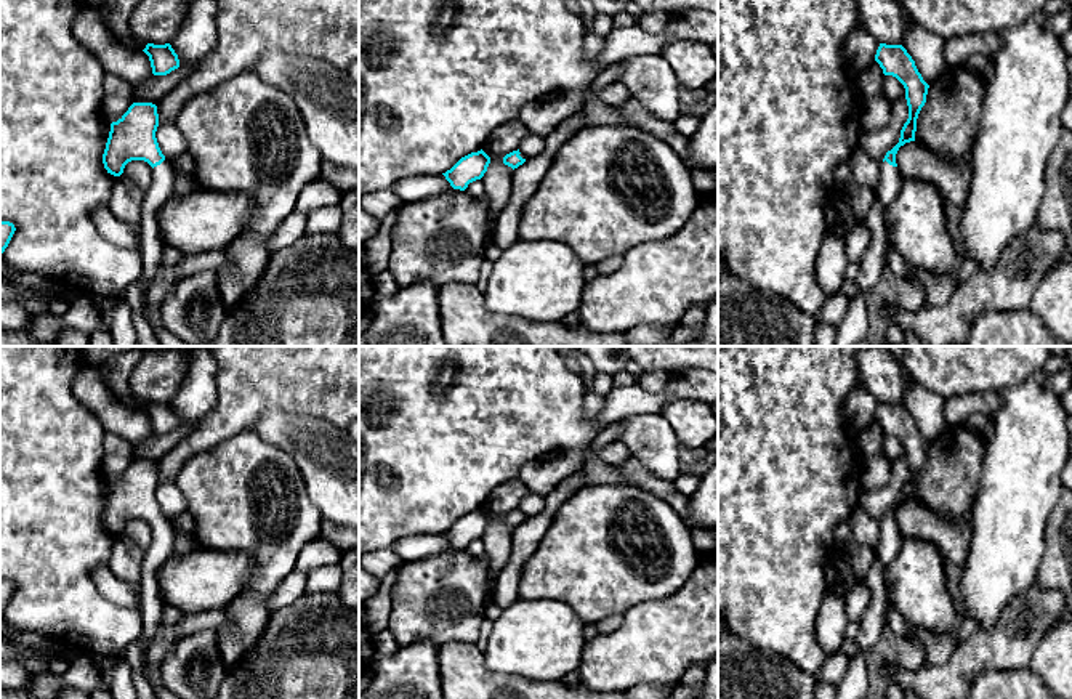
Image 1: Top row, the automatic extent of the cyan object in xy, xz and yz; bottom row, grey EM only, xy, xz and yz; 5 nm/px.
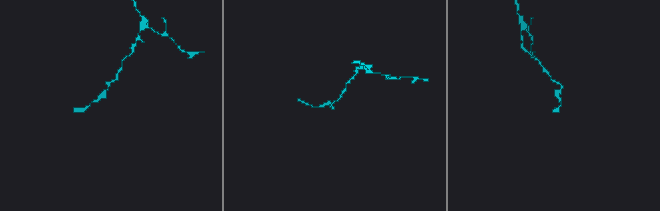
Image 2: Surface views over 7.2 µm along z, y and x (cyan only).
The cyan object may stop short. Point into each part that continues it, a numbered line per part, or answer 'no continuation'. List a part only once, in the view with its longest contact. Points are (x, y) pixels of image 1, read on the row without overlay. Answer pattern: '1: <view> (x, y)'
1: yz (890, 544)

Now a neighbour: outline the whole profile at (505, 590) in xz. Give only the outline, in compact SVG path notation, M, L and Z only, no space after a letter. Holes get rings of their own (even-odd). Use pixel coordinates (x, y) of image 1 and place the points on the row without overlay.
M582 471L564 478L548 495L546 507L540 515L527 518L514 527L511 537L511 555L503 569L495 576L492 584L490 600L505 609L519 600L521 569L527 558L535 552L540 540L548 531L553 516L559 507L583 486L585 476Z

